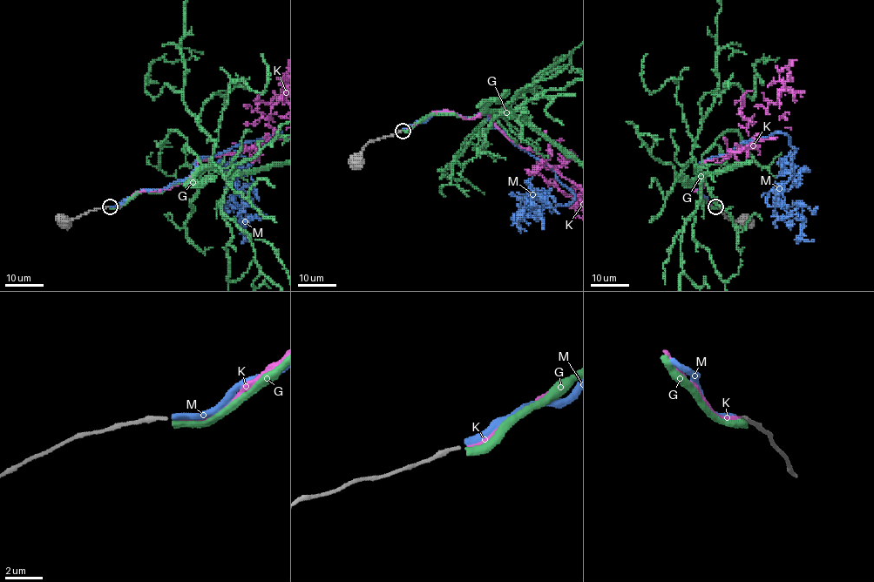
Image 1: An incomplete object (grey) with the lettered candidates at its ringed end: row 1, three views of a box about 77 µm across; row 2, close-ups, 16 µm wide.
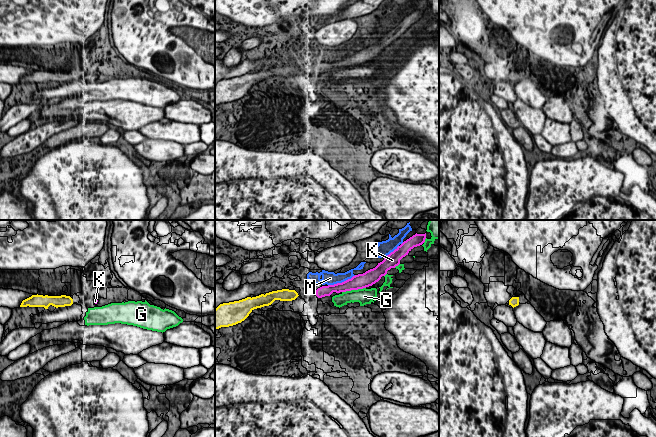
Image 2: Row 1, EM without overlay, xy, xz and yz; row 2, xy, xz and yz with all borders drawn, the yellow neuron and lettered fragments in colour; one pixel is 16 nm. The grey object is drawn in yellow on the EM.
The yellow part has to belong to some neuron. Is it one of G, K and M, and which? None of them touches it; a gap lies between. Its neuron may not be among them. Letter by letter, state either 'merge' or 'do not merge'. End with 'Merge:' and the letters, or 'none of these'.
G: do not merge
K: merge
M: do not merge
Merge: K

